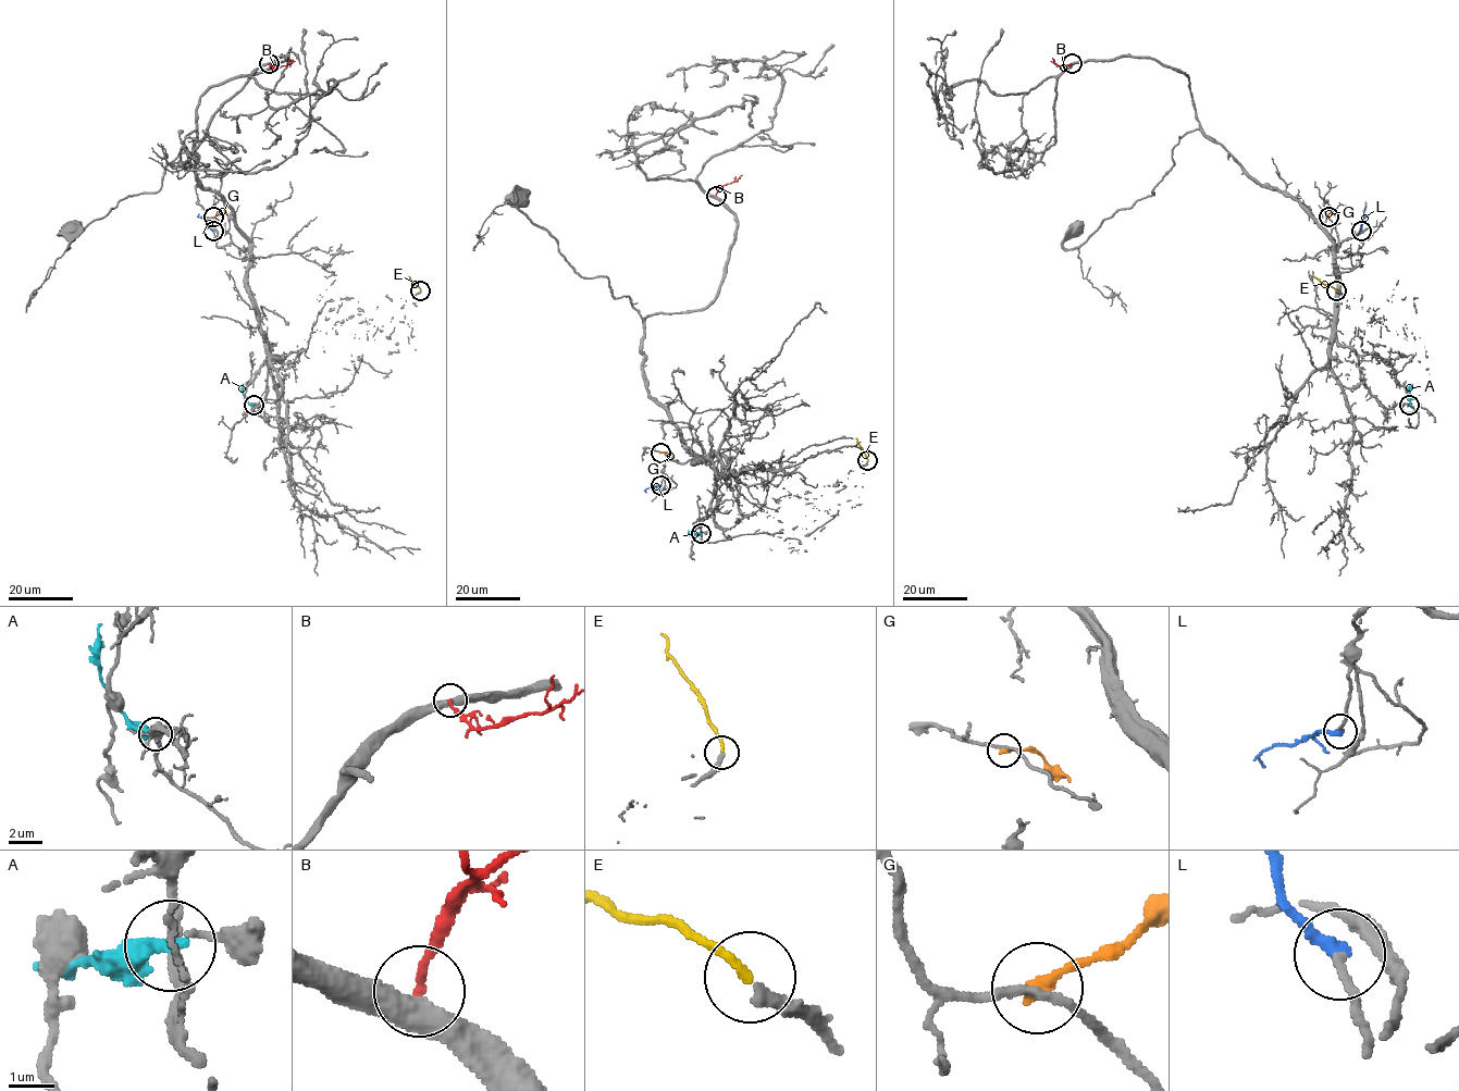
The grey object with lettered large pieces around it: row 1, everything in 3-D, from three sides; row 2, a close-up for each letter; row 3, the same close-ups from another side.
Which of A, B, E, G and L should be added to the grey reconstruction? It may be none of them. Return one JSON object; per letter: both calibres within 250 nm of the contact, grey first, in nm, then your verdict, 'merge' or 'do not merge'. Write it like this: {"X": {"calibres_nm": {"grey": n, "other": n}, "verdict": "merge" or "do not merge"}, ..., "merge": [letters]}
{"A": {"calibres_nm": {"grey": 220, "other": 400}, "verdict": "do not merge"}, "B": {"calibres_nm": {"grey": 480, "other": 170}, "verdict": "do not merge"}, "E": {"calibres_nm": {"grey": 320, "other": 180}, "verdict": "merge"}, "G": {"calibres_nm": {"grey": 170, "other": 300}, "verdict": "do not merge"}, "L": {"calibres_nm": {"grey": 180, "other": 320}, "verdict": "merge"}, "merge": ["E", "L"]}

